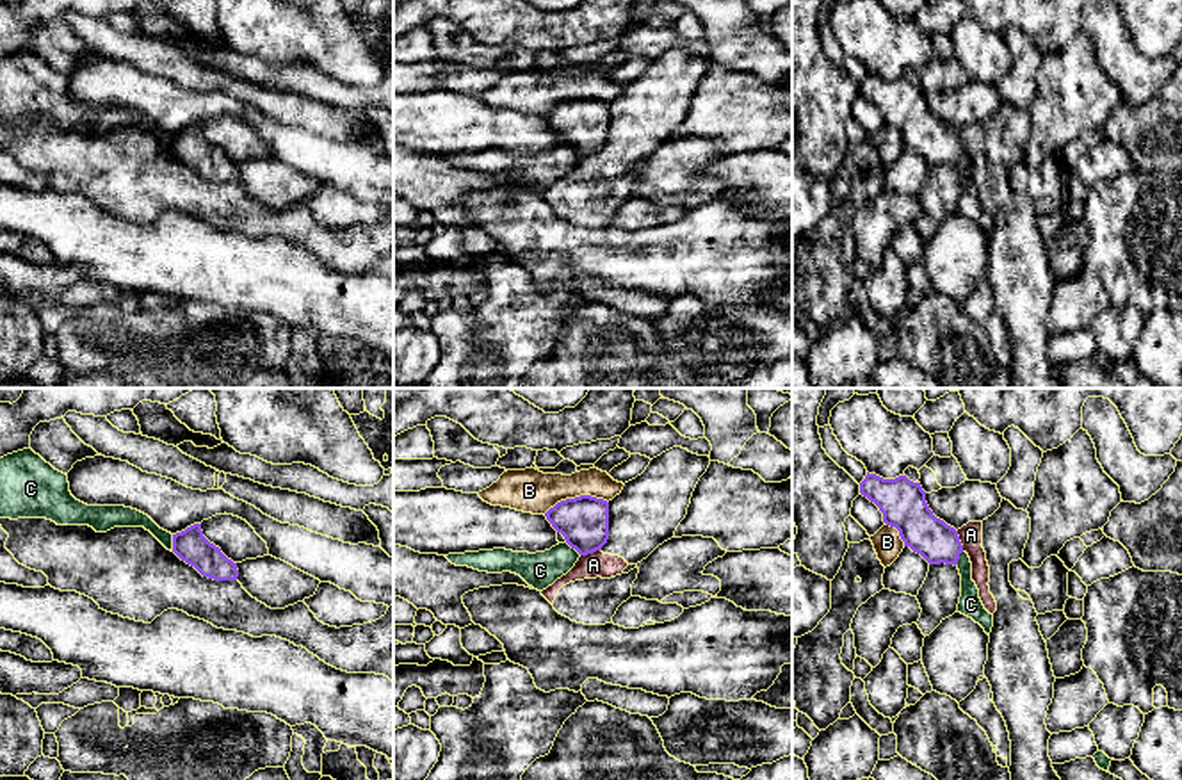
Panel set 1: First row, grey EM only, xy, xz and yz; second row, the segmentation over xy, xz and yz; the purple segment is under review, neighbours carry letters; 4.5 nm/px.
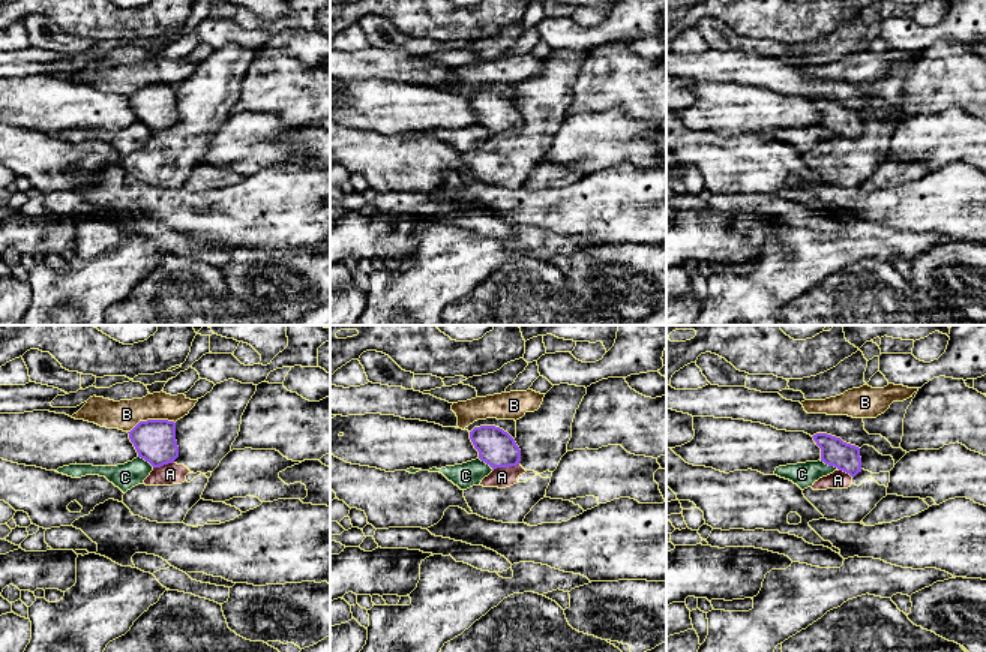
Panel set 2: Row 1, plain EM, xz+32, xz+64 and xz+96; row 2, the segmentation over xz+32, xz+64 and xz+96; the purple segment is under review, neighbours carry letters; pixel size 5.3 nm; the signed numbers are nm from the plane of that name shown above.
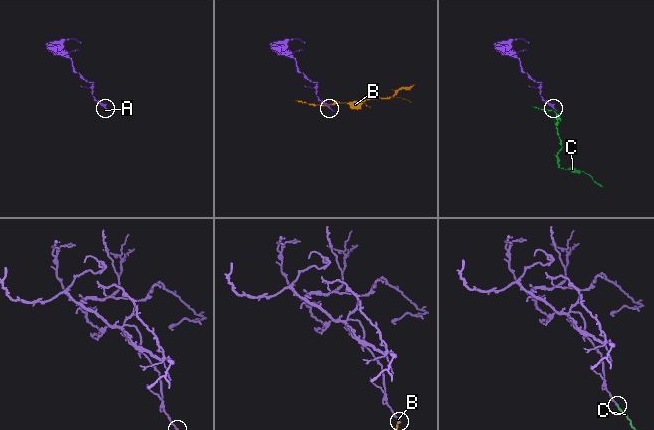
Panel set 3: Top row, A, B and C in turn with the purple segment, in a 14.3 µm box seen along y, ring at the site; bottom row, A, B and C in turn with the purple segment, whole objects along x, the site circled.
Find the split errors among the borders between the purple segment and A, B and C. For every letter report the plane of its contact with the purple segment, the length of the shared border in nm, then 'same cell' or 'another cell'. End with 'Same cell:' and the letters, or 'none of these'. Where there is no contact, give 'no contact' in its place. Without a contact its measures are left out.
A: contact in xz; length 100 nm; another cell
B: contact in xz; length 300 nm; another cell
C: contact in xy; length 80 nm; another cell
Same cell: none of these

